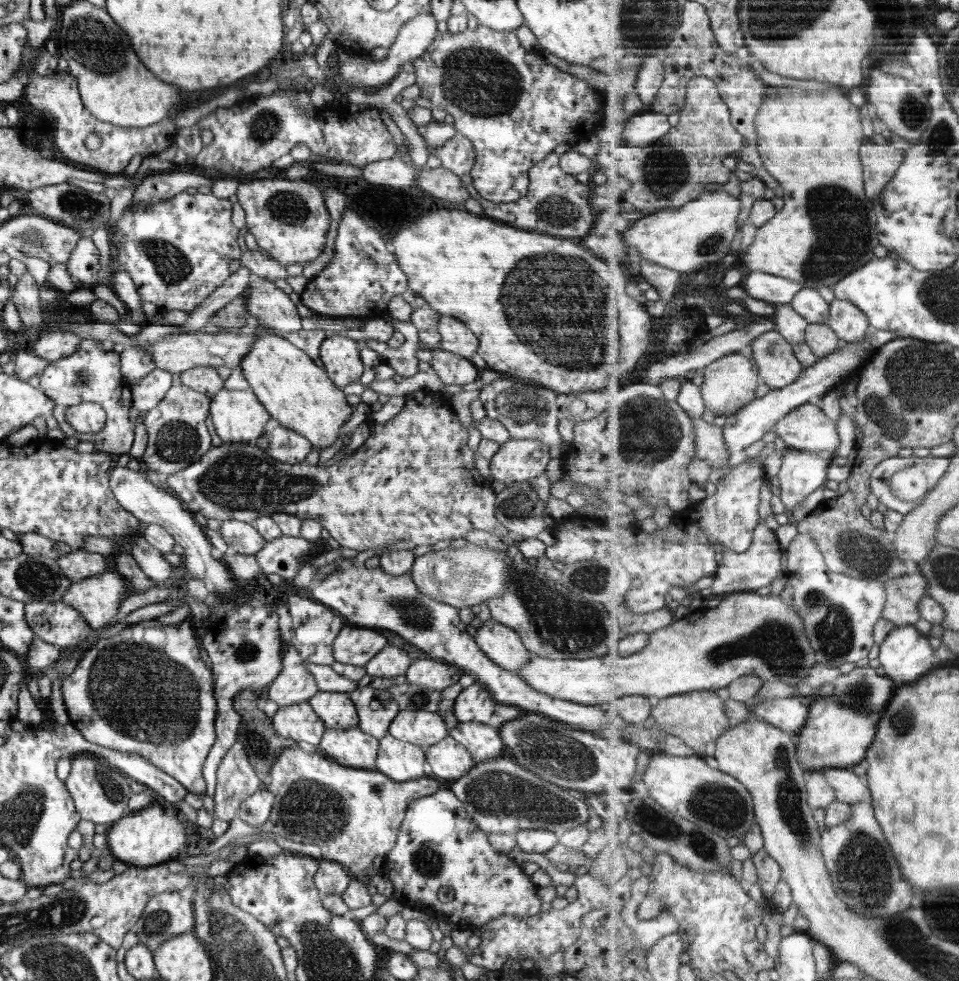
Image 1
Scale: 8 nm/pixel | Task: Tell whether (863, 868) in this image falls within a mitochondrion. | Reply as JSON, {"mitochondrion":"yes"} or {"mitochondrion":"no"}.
{"mitochondrion":"yes"}

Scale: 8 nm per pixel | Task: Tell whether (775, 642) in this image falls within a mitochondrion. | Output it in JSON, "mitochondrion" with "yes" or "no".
{"mitochondrion":"yes"}

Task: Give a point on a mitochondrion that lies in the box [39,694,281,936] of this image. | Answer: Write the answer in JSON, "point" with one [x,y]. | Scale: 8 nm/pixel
{"point":[106,784]}

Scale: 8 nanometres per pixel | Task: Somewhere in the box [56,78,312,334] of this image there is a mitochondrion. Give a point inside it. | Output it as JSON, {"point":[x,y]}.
{"point":[173,267]}

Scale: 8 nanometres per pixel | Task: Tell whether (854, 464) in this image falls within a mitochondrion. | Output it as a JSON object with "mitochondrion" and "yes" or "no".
{"mitochondrion":"no"}

